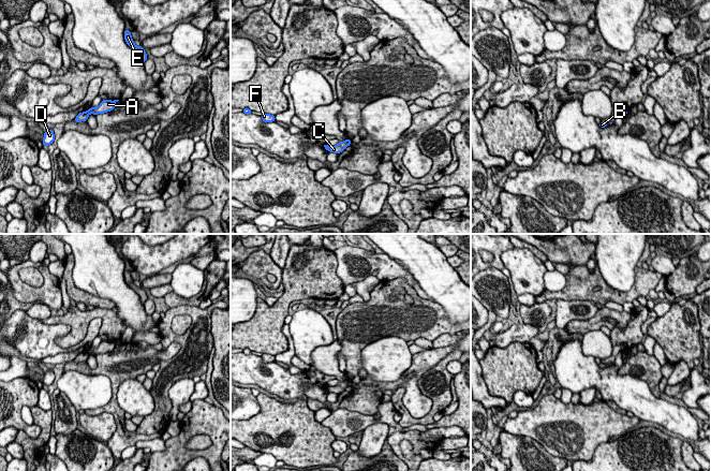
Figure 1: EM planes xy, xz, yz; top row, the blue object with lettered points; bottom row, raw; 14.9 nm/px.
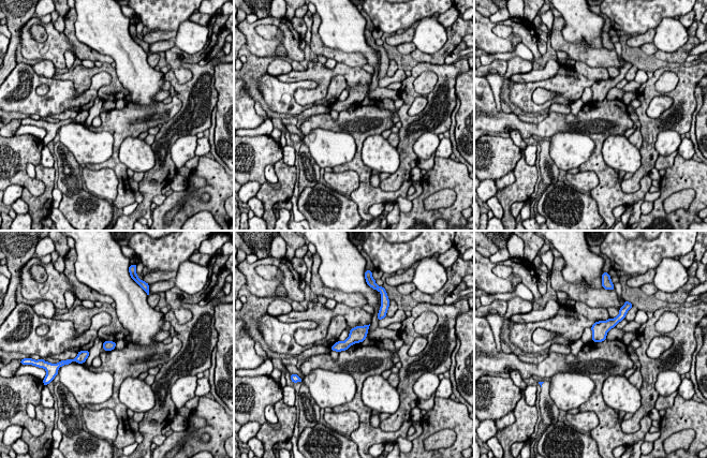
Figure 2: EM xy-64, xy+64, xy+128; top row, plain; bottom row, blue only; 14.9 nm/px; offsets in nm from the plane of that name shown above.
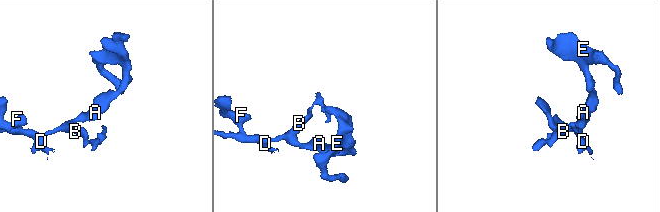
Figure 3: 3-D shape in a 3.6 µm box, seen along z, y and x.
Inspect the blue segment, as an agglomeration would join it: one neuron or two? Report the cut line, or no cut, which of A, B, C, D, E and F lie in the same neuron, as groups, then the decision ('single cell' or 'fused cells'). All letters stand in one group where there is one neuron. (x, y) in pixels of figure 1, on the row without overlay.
cut in xy along (86, 351), (88, 354); A C E / B D F; fused cells

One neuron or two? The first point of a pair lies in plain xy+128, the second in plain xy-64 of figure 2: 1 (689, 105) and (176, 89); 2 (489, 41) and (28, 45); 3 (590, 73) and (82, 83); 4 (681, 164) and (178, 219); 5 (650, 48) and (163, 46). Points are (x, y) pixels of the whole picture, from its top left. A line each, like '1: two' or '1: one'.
1: one
2: one
3: one
4: one
5: one

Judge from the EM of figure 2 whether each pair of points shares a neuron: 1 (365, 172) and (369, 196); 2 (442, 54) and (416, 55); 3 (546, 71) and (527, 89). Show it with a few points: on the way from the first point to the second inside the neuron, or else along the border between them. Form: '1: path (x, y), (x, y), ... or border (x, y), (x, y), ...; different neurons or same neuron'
1: path (365, 178), (365, 190); same neuron
2: path (436, 57), (423, 57); same neuron
3: border (559, 69), (553, 76), (539, 80), (511, 80); different neurons

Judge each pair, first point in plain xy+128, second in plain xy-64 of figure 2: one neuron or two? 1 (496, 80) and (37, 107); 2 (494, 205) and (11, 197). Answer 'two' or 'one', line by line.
1: two
2: two

